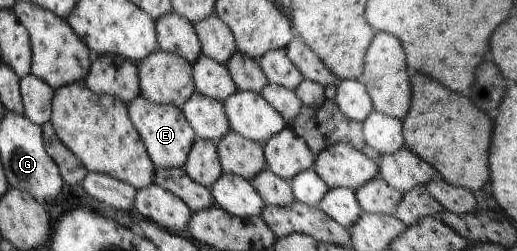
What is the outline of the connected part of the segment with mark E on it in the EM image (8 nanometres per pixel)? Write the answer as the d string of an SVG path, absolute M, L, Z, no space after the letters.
M141 93L136 95L126 106L131 123L139 133L139 137L156 169L183 167L197 137L182 109L174 105L150 102Z

